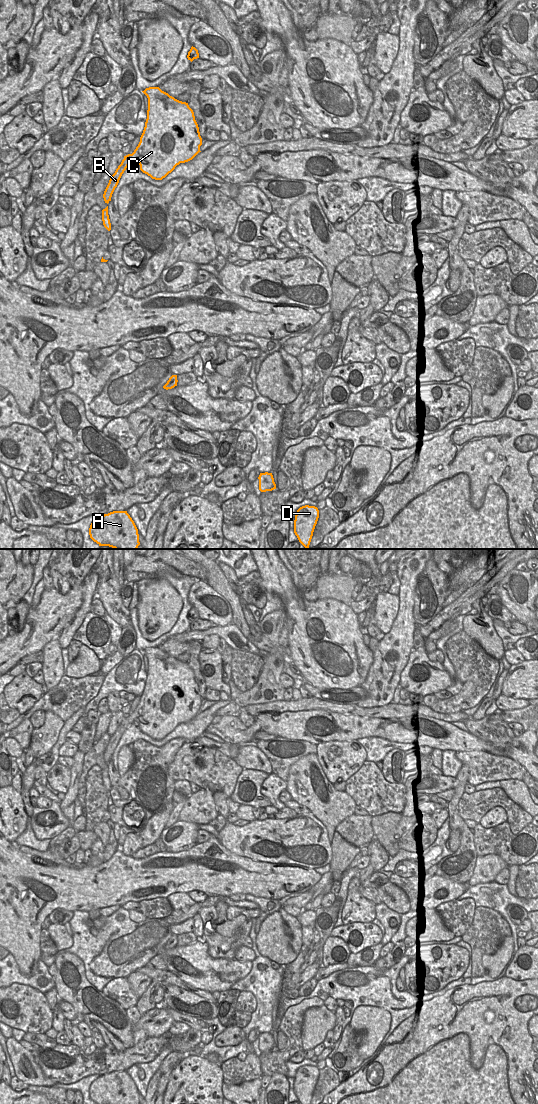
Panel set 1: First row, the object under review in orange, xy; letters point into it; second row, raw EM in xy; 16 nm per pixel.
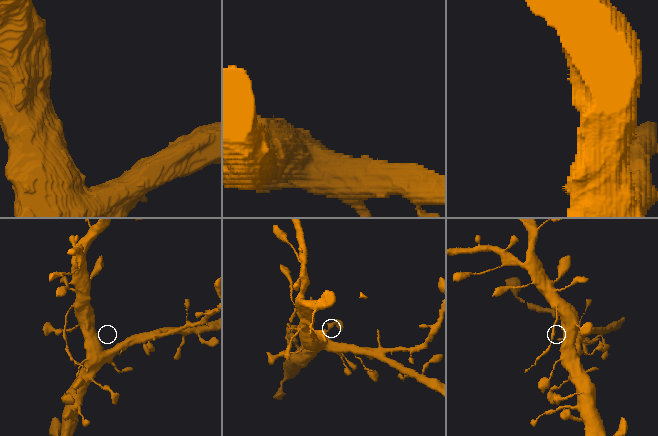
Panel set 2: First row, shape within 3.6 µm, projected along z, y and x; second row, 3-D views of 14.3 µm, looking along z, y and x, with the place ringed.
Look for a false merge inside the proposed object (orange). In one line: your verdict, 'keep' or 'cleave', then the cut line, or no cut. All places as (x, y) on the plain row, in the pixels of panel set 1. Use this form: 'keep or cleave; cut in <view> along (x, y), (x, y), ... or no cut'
cleave; cut in xy along (118, 727), (122, 725), (125, 729)

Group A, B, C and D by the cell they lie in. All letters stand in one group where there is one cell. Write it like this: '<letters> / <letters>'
A C D / B

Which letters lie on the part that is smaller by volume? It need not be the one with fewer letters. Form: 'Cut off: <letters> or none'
Cut off: B

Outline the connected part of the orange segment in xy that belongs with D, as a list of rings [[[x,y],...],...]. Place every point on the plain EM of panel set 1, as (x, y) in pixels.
[[[305,1065],[297,1070],[294,1080],[294,1093],[301,1104],[310,1104],[319,1070],[315,1066]]]

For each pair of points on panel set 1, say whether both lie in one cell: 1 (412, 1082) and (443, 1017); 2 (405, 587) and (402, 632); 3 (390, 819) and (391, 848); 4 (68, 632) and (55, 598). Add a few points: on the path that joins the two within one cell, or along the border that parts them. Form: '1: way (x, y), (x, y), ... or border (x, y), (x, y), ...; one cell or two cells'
1: way (390, 1082), (390, 1077), (393, 1073), (429, 1037); one cell
2: way (406, 598), (404, 621); one cell
3: way (389, 826), (389, 841); one cell
4: border (79, 606), (74, 617), (57, 638); two cells

